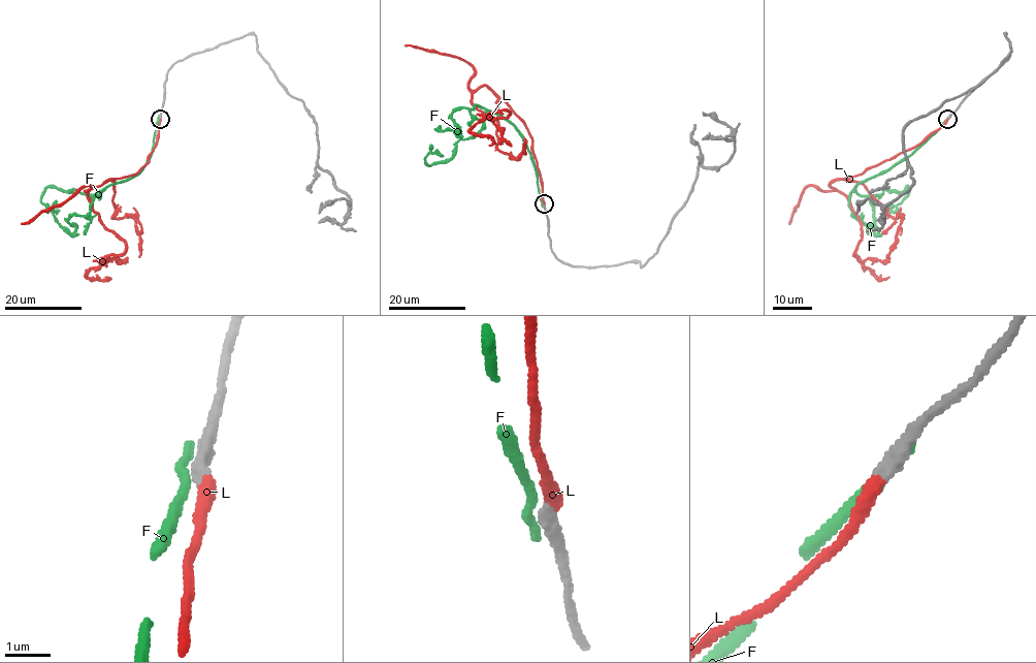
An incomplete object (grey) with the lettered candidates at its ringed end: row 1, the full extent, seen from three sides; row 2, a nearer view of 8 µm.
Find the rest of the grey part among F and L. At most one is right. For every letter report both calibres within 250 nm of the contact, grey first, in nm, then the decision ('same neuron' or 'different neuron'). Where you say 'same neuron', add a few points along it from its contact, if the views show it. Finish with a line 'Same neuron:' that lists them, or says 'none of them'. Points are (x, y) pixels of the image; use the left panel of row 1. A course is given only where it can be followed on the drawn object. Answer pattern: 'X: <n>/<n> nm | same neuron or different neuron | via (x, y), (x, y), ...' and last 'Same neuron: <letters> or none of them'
F: 440/220 nm | different neuron
L: 380/320 nm | same neuron | via (160, 118), (144, 165), (89, 192), (92, 209), (125, 243), (121, 255), (109, 255), (87, 274), (105, 277)
Same neuron: L

